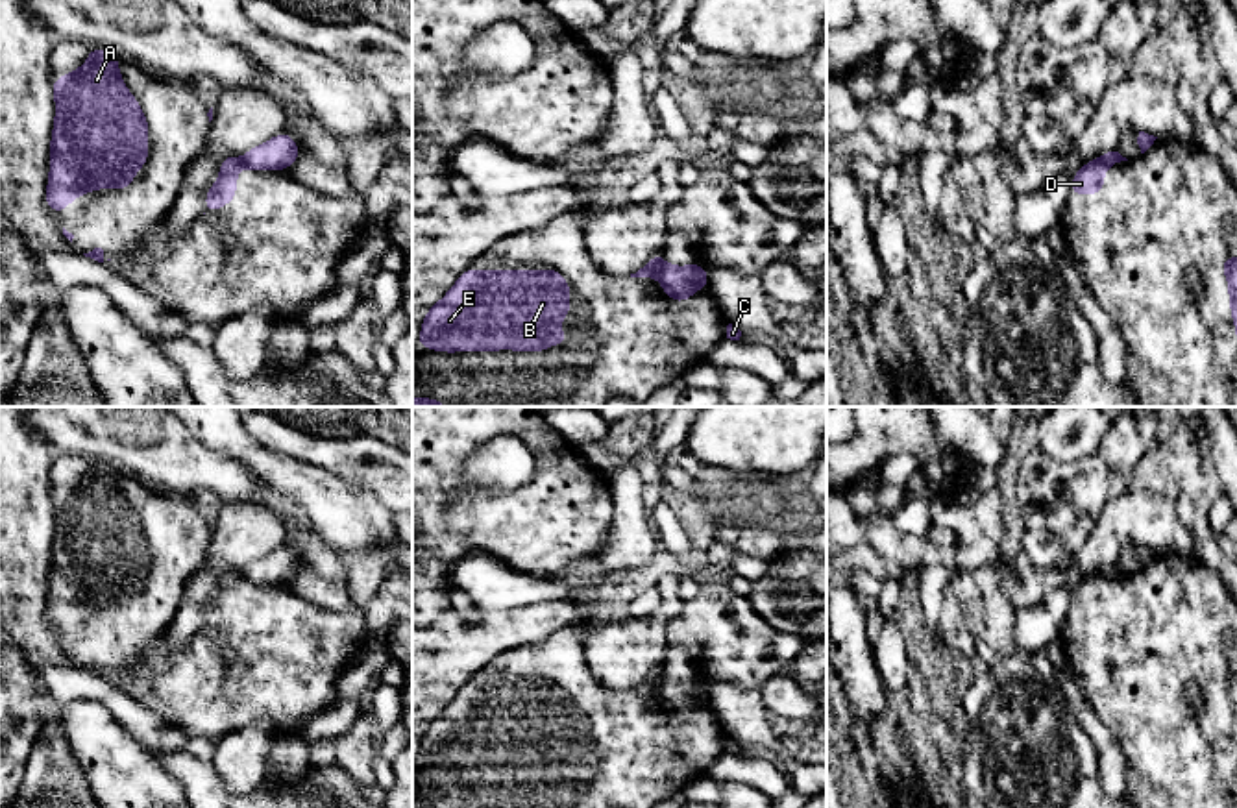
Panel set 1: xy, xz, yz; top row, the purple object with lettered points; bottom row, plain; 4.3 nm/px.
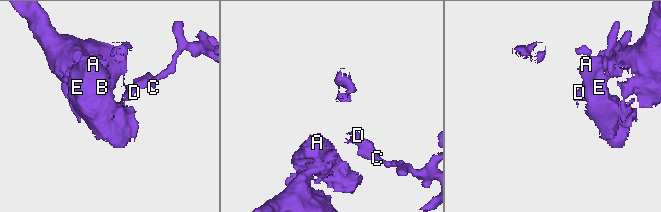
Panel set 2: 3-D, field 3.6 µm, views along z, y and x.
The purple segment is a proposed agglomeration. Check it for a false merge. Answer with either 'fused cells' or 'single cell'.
fused cells

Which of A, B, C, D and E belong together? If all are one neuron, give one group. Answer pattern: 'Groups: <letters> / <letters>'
Groups: A B D E / C

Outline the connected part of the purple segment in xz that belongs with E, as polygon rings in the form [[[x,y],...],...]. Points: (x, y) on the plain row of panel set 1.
[[[468,682],[422,738],[418,762],[436,765],[545,765],[568,758],[555,740],[570,728],[570,697],[558,684]]]

